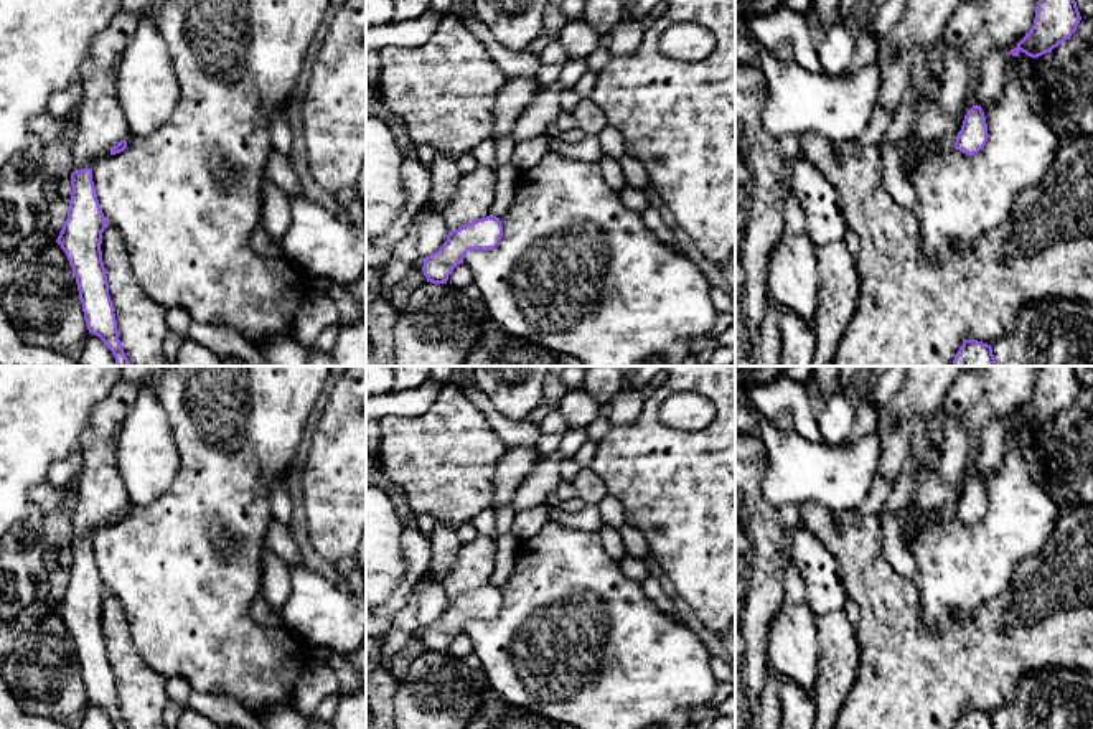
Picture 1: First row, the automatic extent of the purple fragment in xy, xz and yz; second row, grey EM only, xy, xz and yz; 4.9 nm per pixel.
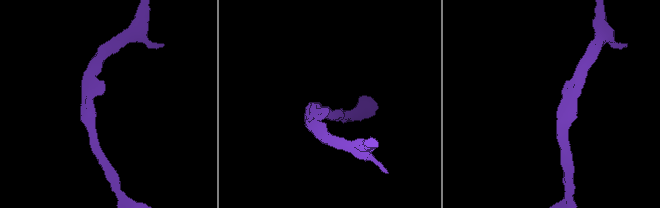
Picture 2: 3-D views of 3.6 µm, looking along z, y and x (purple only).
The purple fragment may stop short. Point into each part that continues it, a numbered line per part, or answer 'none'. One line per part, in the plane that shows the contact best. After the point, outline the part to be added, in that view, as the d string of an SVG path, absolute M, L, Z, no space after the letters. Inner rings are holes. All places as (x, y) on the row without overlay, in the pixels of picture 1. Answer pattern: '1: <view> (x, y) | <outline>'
none

